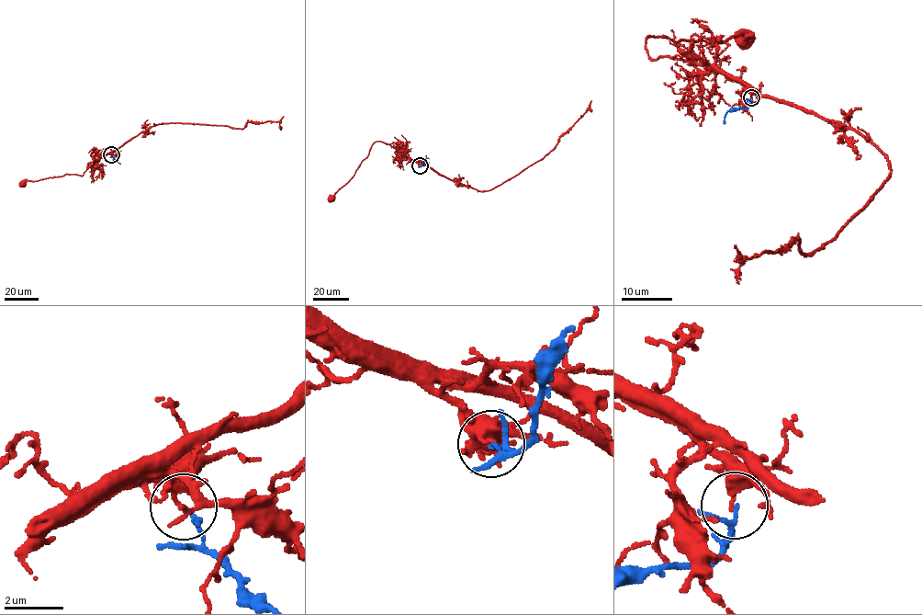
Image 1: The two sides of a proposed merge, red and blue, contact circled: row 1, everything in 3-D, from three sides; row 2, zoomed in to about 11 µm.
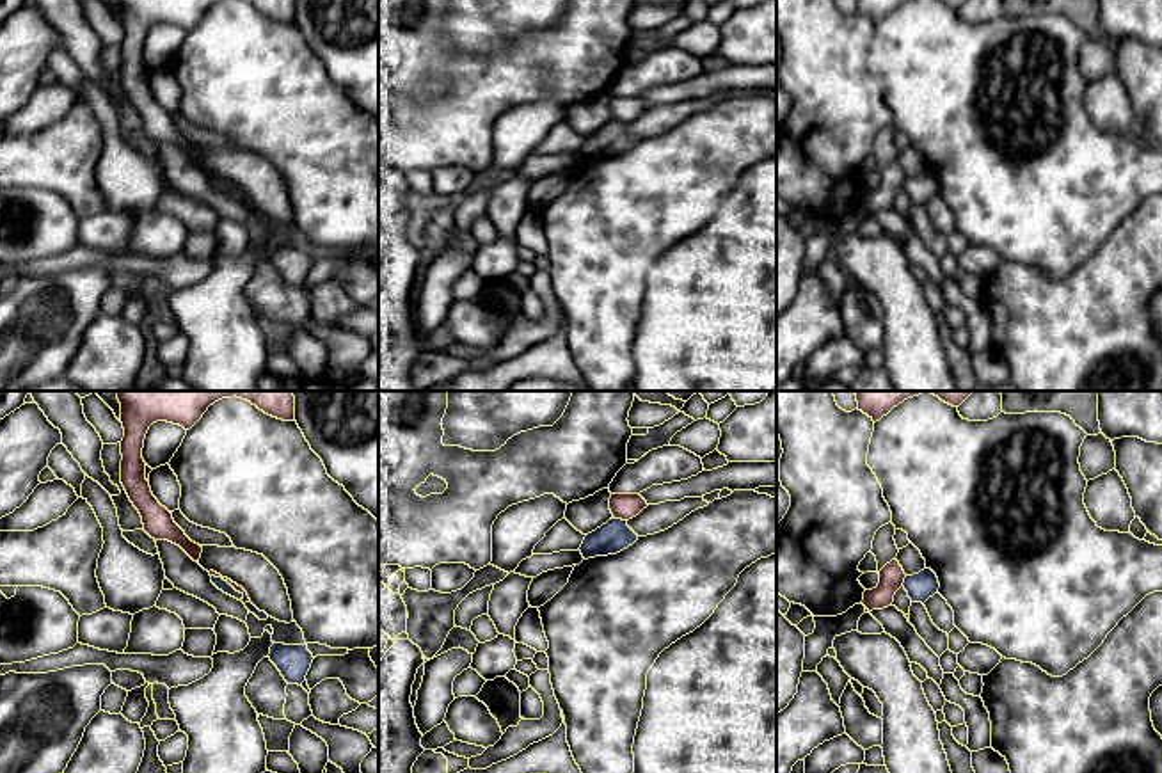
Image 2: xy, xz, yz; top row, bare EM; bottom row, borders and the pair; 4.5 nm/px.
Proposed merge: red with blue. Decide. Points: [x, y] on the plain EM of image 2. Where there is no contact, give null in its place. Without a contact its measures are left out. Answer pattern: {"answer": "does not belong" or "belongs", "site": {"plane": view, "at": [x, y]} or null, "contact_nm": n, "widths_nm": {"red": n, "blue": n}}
{"answer": "does not belong", "site": {"plane": "xy", "at": [228, 183]}, "contact_nm": 190, "widths_nm": {"red": 30, "blue": 50}}

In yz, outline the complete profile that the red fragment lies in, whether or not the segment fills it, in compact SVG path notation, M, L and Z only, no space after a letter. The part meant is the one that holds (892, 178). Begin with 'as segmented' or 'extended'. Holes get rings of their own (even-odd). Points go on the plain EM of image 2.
as segmented; M892 162L890 165L887 165L878 176L879 176L878 188L864 194L862 206L869 213L892 208L894 197L903 188L906 179L897 162Z

